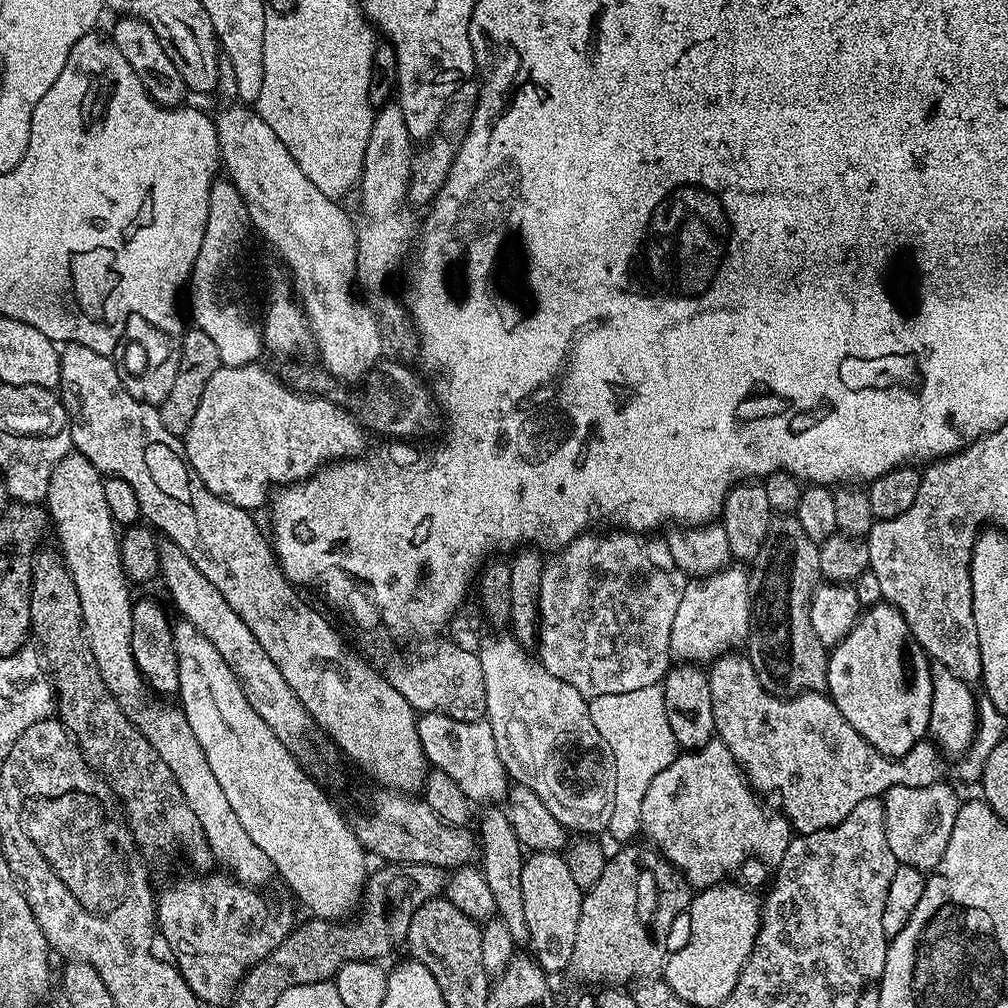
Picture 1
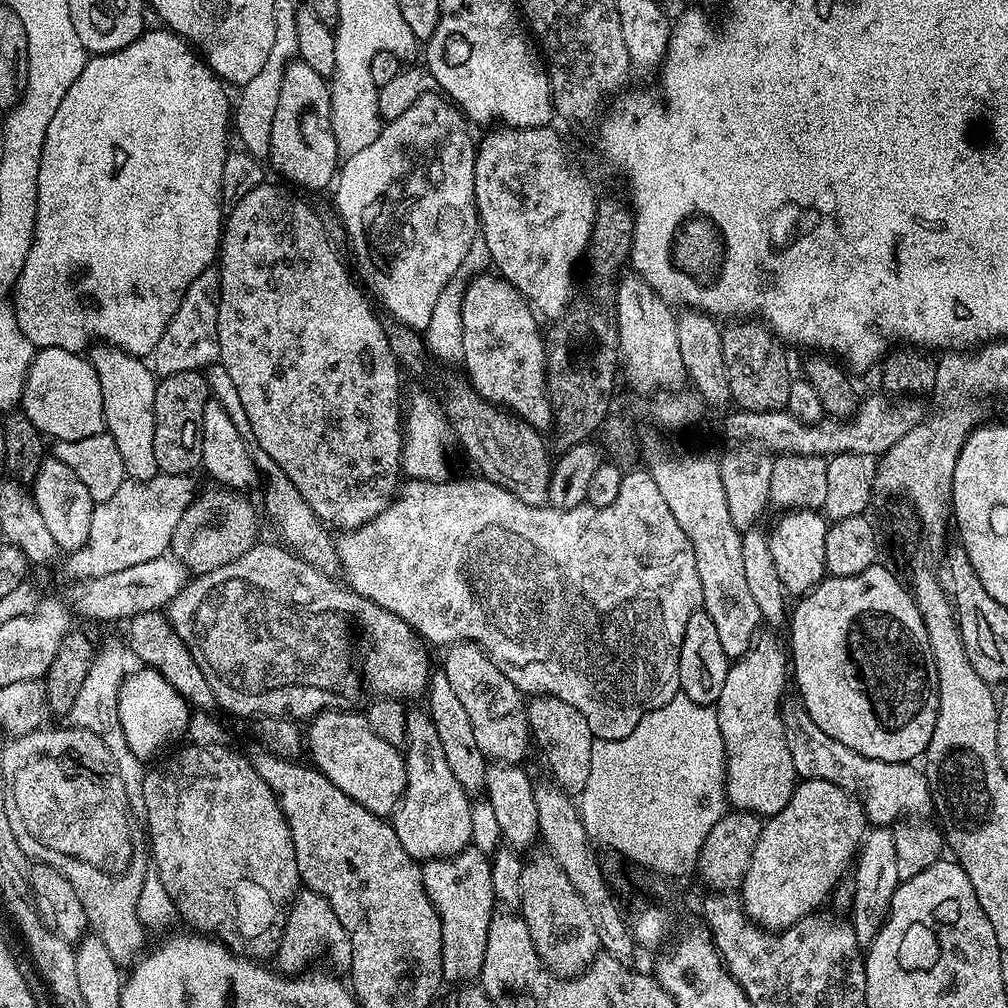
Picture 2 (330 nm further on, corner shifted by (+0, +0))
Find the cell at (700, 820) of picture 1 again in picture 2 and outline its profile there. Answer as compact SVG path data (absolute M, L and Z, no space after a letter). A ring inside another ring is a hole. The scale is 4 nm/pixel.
M761 630L757 632L752 647L743 656L729 663L726 682L722 685L722 694L714 705L724 747L724 793L728 795L728 803L733 809L752 812L761 818L778 814L778 810L786 807L798 783L786 742L782 715L782 701L786 696L784 683L789 683L789 672L790 664L781 637L779 640L774 633Z

